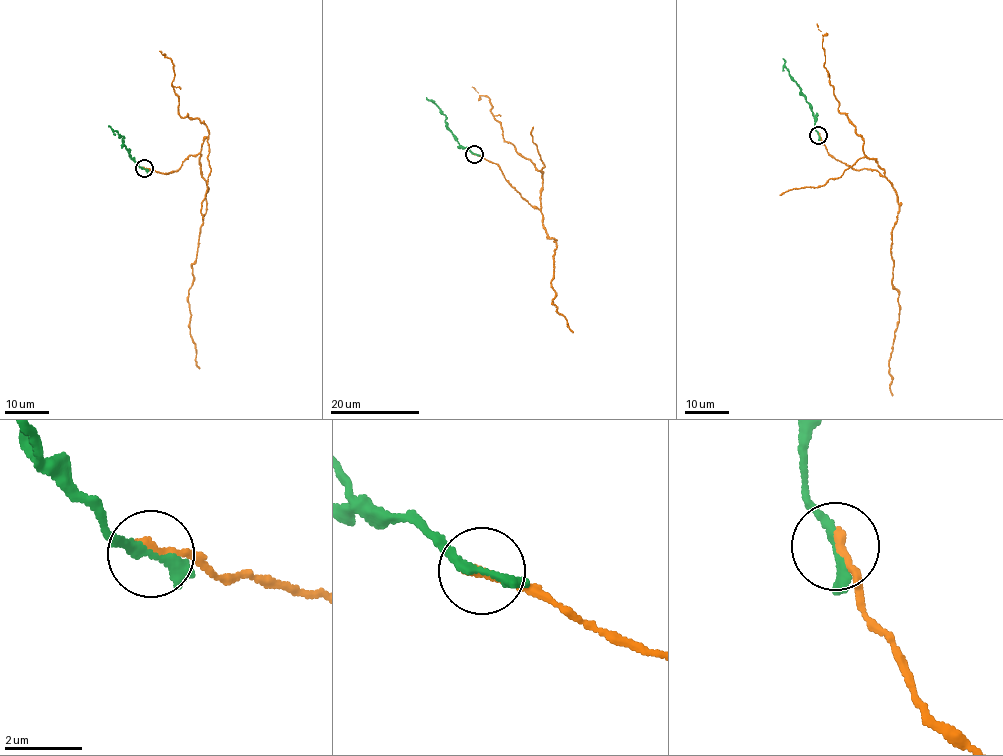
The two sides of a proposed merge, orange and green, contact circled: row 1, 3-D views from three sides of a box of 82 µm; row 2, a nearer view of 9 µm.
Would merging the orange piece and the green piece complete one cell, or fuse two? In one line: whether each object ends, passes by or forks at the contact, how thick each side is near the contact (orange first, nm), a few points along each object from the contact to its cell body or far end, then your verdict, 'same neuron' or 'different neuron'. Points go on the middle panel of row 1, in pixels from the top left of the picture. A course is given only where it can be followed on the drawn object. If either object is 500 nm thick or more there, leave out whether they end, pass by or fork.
orange ends; green passes by; calibres 240 and 220 nm; course orange (474, 153), (496, 164), (505, 180), (541, 213), (548, 237), (554, 239), (557, 246), (553, 305), (573, 332); course green (474, 153), (459, 143), (447, 125), (446, 116), (426, 97); different neuron

